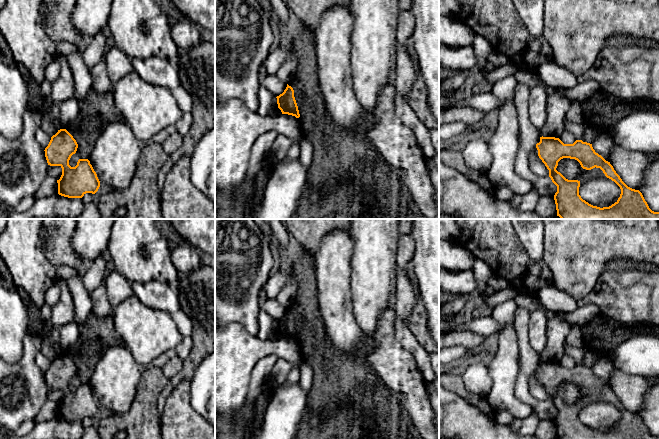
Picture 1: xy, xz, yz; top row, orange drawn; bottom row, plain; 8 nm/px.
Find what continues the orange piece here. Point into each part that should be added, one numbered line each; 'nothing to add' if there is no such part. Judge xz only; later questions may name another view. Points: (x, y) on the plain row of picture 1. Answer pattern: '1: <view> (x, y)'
nothing to add

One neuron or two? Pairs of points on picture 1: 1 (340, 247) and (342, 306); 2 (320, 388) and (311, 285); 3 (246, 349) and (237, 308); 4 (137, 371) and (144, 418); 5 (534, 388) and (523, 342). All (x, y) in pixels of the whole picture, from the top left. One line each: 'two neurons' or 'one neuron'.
1: one neuron
2: one neuron
3: two neurons
4: two neurons
5: two neurons

